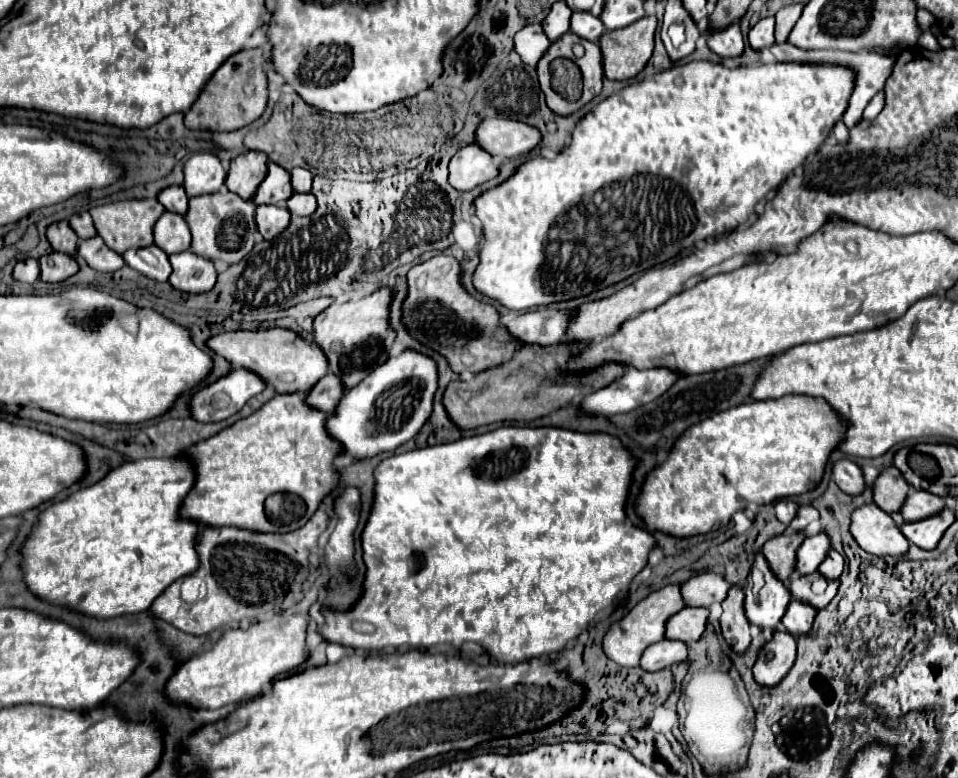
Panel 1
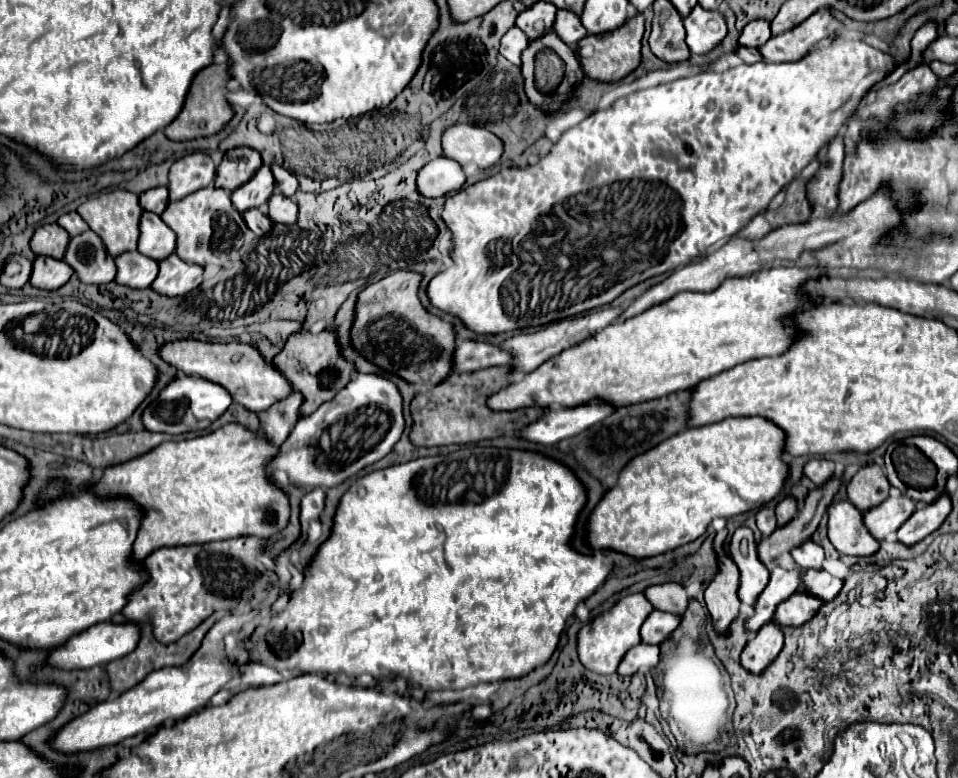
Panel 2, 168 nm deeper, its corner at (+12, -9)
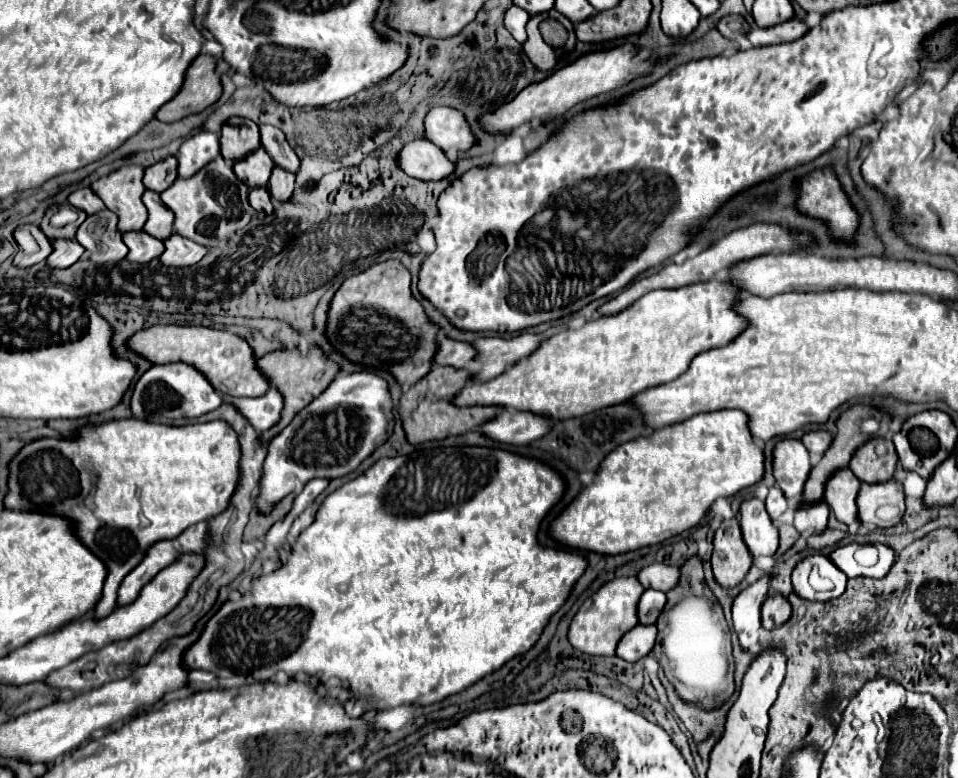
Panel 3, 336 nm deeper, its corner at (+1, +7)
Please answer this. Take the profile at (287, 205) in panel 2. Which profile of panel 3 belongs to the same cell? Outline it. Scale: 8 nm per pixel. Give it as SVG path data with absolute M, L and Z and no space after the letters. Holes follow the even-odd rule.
M273 168L271 178L269 178L269 194L275 202L285 202L291 198L295 188L295 174L285 172L283 168Z

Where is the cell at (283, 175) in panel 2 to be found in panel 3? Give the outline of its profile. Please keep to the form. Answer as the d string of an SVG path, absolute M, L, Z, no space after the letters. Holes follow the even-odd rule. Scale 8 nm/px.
M261 124L259 130L261 130L261 148L271 156L271 160L289 172L297 172L299 158L293 152L293 148L287 144L285 134L269 124Z

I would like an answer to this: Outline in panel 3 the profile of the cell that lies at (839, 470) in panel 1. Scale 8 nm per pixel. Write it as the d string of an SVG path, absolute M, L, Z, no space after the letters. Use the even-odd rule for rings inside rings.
M811 430L801 438L801 442L817 458L817 456L823 456L823 452L829 448L831 434L827 430Z

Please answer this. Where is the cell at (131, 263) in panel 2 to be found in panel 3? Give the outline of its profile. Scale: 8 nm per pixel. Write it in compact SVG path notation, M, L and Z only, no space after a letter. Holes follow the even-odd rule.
M143 230L125 232L125 234L123 234L123 242L125 242L125 246L129 248L127 258L129 258L131 262L137 262L137 264L147 264L147 262L151 262L153 258L159 258L161 252L165 250L161 240L149 236L149 234L143 232Z

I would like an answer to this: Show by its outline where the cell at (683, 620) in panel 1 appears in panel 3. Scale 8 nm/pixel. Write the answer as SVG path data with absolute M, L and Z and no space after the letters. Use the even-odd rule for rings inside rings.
M645 590L641 594L641 600L637 602L637 618L639 618L639 624L655 624L655 620L661 614L665 602L667 602L665 592Z

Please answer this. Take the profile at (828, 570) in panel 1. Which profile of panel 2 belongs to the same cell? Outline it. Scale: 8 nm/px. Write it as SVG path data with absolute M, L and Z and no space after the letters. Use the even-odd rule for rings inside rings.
M808 540L808 542L804 542L802 546L798 546L798 548L792 550L792 558L794 558L794 560L798 562L798 566L804 568L804 570L810 570L810 568L822 570L824 550L822 550L818 544L814 544L812 540Z

